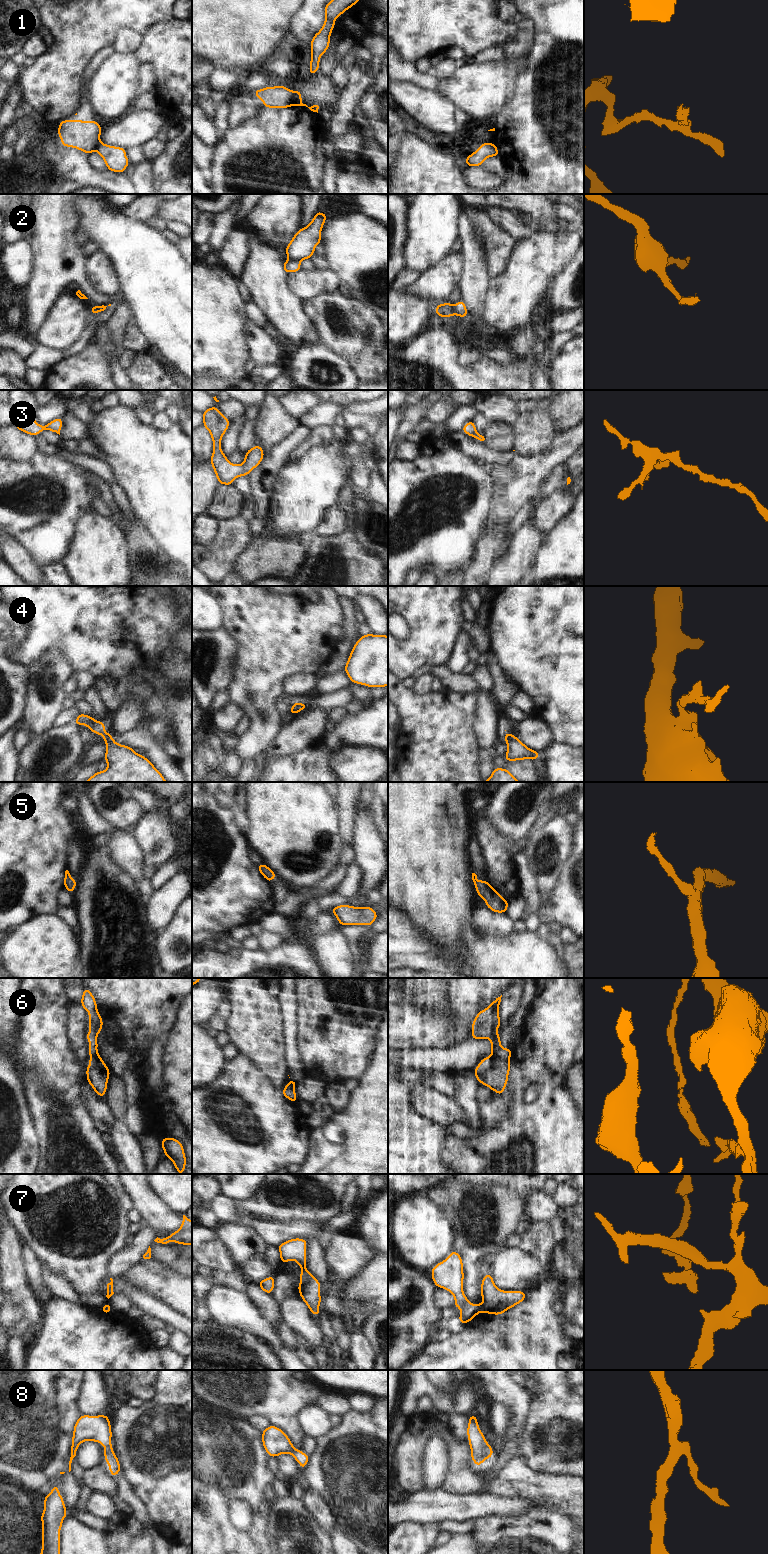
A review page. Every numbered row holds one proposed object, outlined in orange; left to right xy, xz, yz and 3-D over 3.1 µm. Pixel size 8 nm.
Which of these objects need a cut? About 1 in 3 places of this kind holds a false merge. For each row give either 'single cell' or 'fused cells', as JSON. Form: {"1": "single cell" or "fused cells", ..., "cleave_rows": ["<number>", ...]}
{"1": "fused cells", "2": "fused cells", "3": "single cell", "4": "fused cells", "5": "single cell", "6": "fused cells", "7": "fused cells", "8": "single cell", "cleave_rows": ["1", "2", "4", "6", "7"]}

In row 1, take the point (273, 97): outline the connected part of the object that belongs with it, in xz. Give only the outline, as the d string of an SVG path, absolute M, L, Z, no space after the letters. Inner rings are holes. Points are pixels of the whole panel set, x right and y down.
M283 85L270 86L253 91L263 103L265 108L289 108L296 106L297 94Z

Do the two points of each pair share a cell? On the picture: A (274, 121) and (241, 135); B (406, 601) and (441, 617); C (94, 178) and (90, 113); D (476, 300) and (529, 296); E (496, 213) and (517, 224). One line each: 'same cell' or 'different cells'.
A: same cell
B: same cell
C: same cell
D: different cells
E: same cell

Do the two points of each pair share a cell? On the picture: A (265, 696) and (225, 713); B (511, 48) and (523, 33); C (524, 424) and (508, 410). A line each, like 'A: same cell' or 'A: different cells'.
A: different cells
B: same cell
C: different cells

